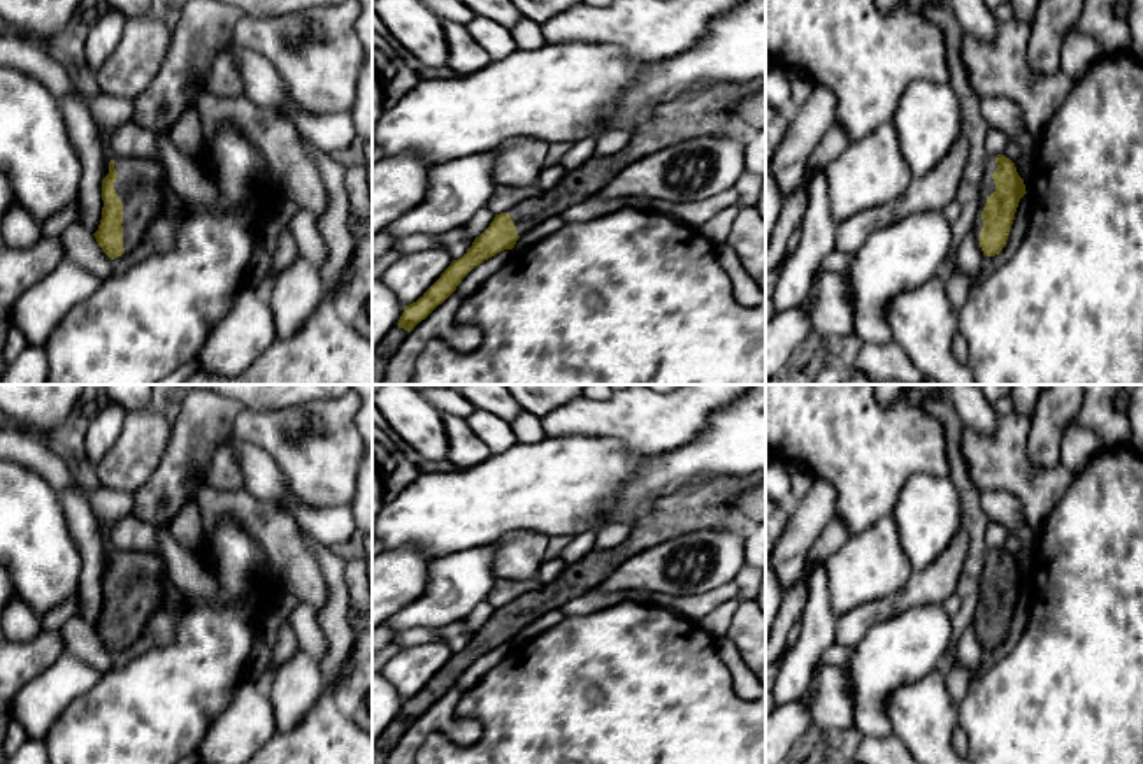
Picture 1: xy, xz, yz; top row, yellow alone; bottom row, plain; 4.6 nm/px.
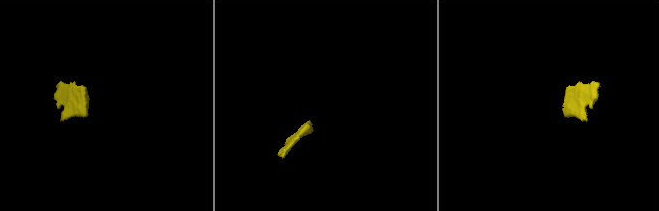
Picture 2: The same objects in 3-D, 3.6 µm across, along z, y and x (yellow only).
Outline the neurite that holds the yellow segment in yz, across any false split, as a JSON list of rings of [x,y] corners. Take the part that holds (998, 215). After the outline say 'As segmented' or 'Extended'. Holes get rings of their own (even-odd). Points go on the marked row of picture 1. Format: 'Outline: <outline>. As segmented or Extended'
Outline: [[[1004,155],[987,158],[980,207],[973,223],[973,235],[985,256],[996,256],[1006,246],[1018,202],[1025,193],[1024,179],[1010,158]]]. Extended

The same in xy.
Outline: [[[116,156],[102,179],[102,220],[93,234],[111,258],[130,253],[160,211],[176,213],[177,205],[163,197],[169,184],[160,160]]]. Extended

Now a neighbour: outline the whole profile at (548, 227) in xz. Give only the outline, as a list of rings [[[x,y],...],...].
[[[558,216],[558,218],[550,218],[546,221],[543,221],[541,225],[534,227],[532,230],[528,230],[527,234],[523,234],[513,251],[514,255],[532,248],[534,244],[537,244],[539,241],[550,237],[551,234],[555,234],[557,230],[560,230],[564,227],[564,220]]]

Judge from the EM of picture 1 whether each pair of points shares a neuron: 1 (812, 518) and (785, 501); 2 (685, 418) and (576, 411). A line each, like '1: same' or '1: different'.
1: different
2: same

